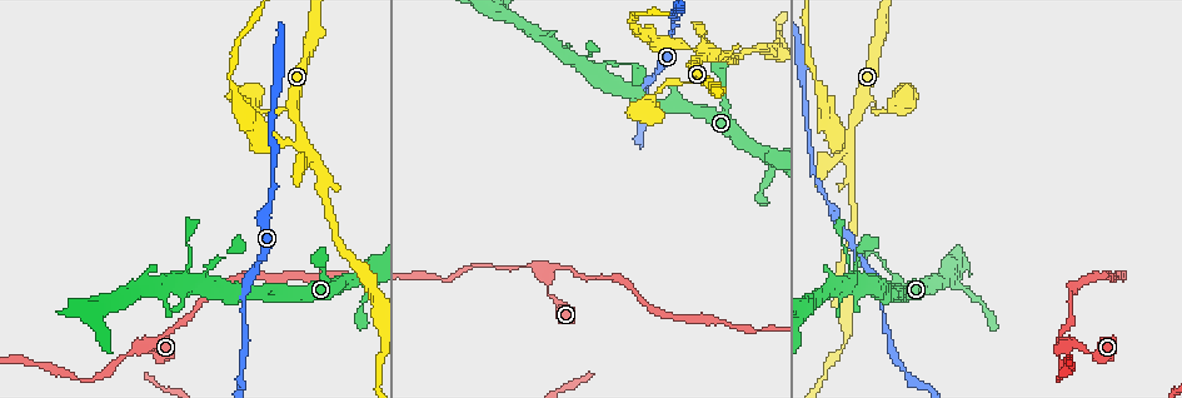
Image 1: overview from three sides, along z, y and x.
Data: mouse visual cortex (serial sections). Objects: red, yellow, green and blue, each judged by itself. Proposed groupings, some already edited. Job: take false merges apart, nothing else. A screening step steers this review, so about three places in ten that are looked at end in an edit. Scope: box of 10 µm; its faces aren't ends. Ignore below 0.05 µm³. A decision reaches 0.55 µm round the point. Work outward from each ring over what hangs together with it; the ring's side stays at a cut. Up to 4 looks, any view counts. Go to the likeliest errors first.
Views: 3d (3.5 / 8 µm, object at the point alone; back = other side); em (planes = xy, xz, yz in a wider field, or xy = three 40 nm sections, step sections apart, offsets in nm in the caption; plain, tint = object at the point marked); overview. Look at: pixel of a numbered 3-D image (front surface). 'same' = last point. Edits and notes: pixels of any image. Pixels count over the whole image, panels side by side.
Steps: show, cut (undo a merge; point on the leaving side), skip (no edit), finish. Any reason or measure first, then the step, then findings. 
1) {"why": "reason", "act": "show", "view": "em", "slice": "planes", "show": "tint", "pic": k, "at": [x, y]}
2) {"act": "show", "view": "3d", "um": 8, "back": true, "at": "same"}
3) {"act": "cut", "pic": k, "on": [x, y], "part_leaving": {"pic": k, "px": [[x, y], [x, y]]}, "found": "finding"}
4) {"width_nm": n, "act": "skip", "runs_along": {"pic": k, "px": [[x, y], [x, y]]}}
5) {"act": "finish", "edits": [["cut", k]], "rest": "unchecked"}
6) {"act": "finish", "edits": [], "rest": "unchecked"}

{"why": "sharp bend", "act": "show", "view": "3d", "um": 3.5, "pic": 1, "at": [704, 56]}

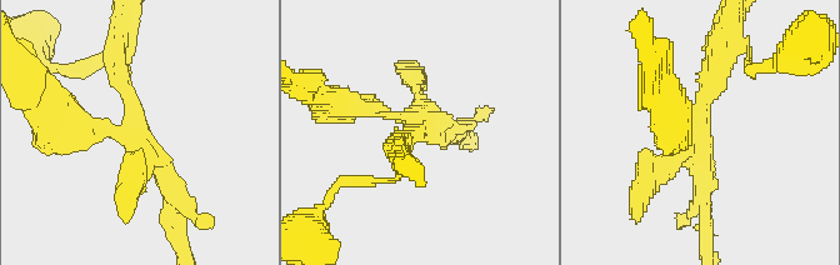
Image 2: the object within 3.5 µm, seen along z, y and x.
{"act": "show", "view": "em", "slice": "xy", "step": 2, "show": "tint", "pic": 2, "at": [136, 133]}

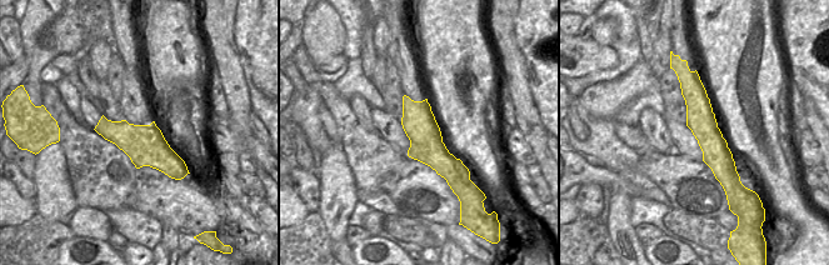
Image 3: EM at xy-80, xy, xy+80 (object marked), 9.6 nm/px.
{"arm_widths_nm": [200, 200, 200, 250], "act": "cut", "pic": 2, "on": [73, 136], "part_leaving": {"pic": 2, "px": [[114, 133], [64, 125], [34, 83]]}, "found": "two cells meet here"}

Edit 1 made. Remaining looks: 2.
{"act": "show", "view": "3d", "um": 3.5, "pic": 1, "at": [1062, 362]}

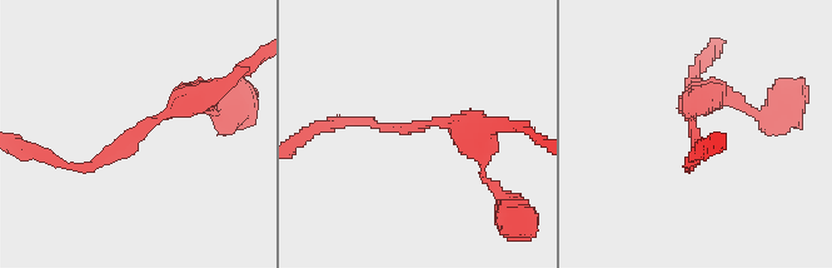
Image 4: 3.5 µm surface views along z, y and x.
{"arm_widths_nm": [150, 350], "why": "now the EM", "act": "show", "view": "em", "slice": "xy", "step": 5, "show": "tint", "pic": 4, "at": [146, 126]}

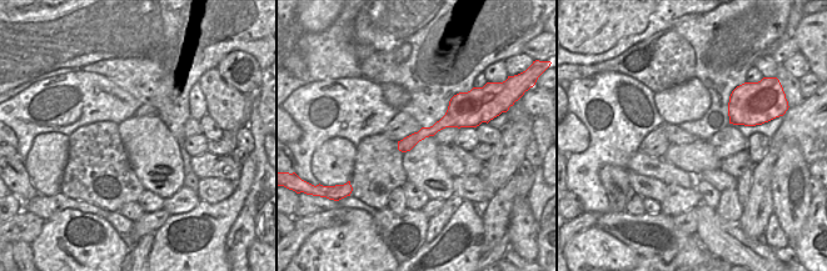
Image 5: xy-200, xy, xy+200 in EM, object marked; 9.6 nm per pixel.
{"act": "skip", "runs_along": {"pic": 5, "px": [[467, 119], [447, 120], [400, 146]]}, "found": "continuous, no second cell"}

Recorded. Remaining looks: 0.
{"act": "finish", "edits": [["cut", 2]], "rest": "unchecked"}

